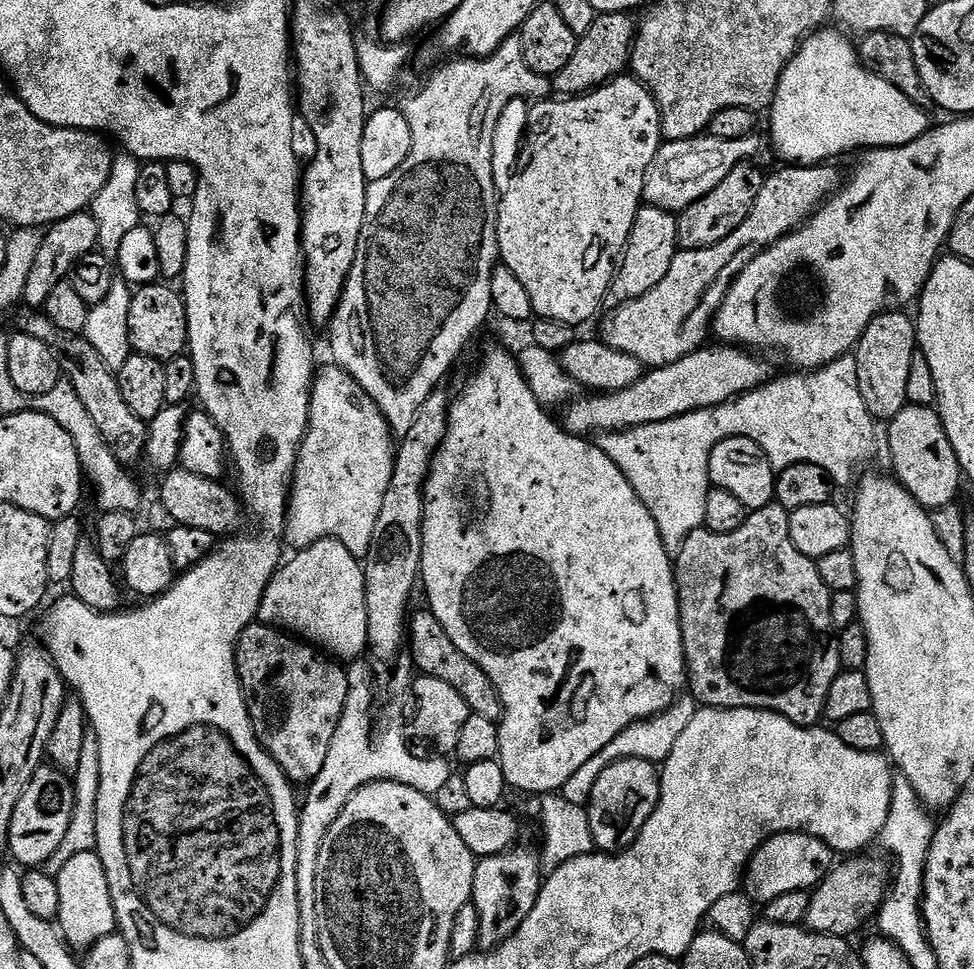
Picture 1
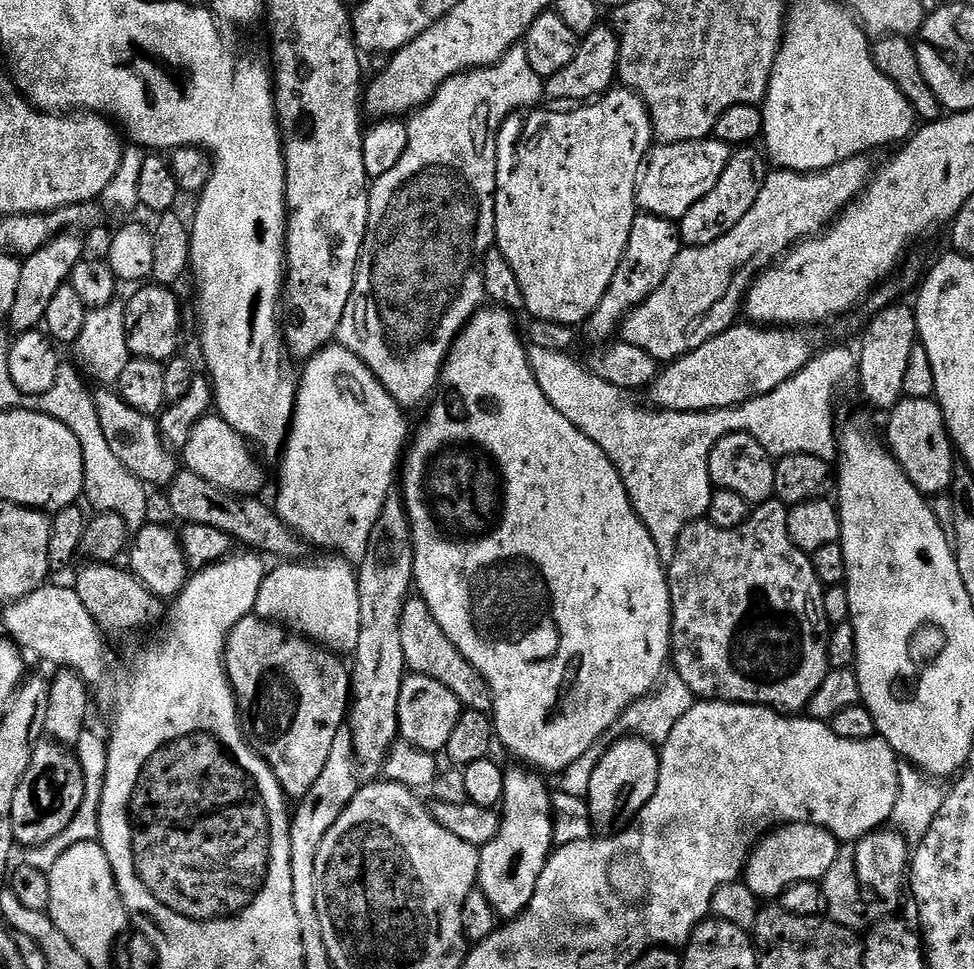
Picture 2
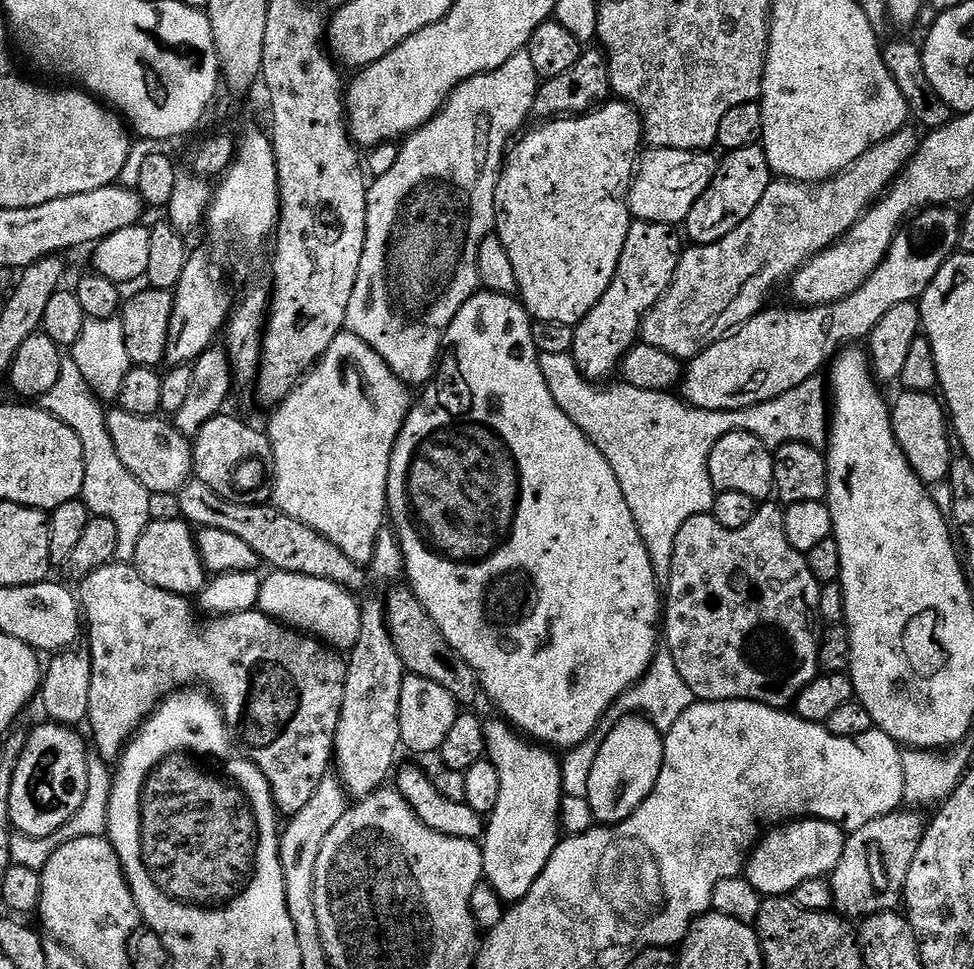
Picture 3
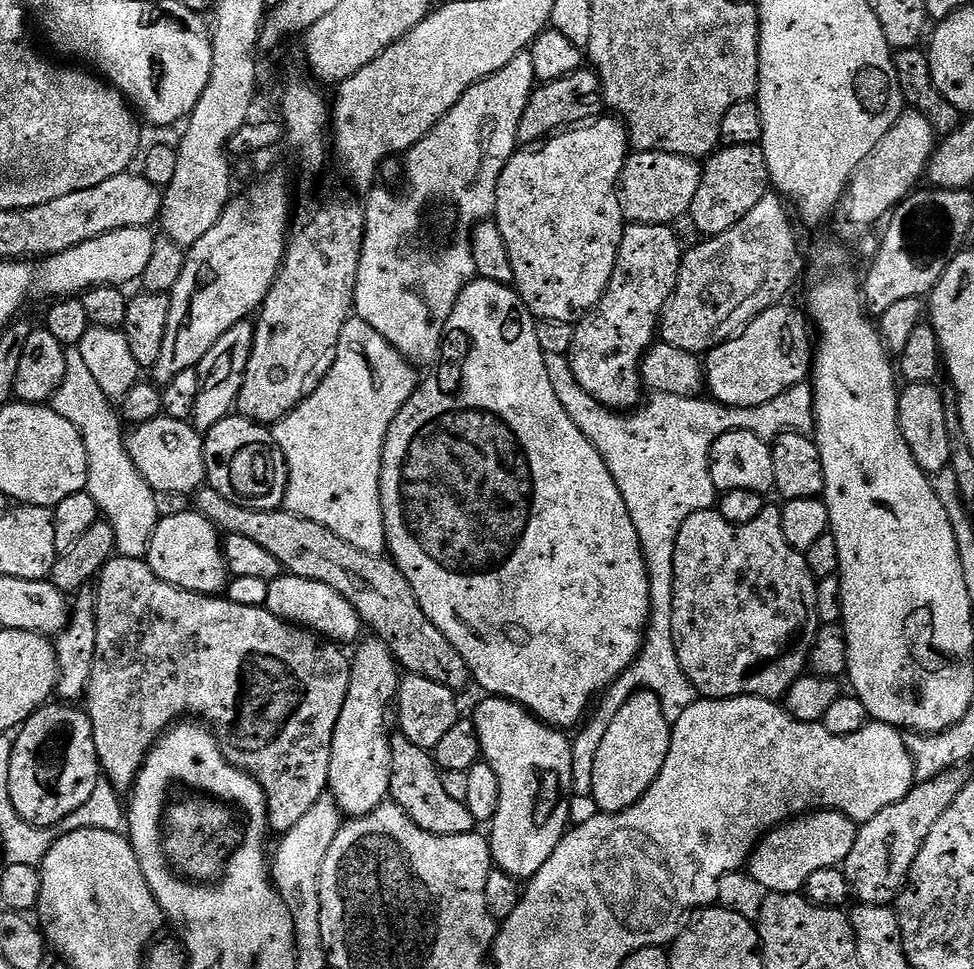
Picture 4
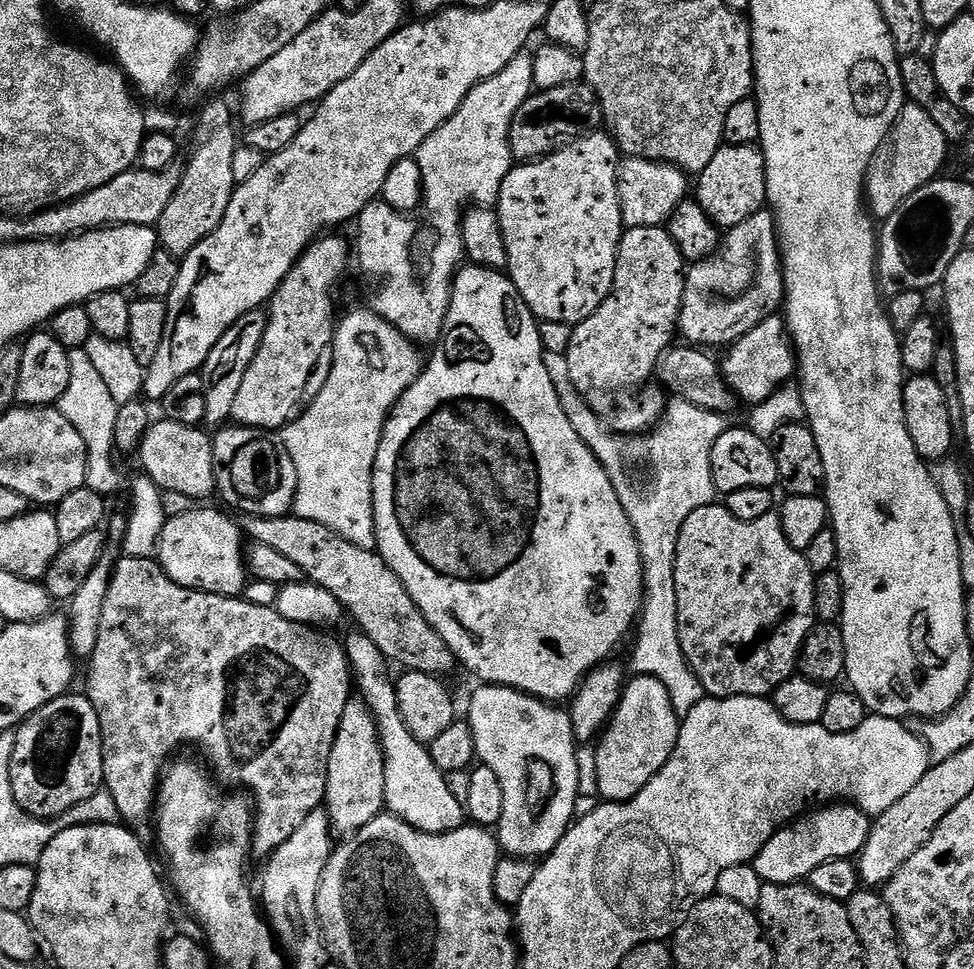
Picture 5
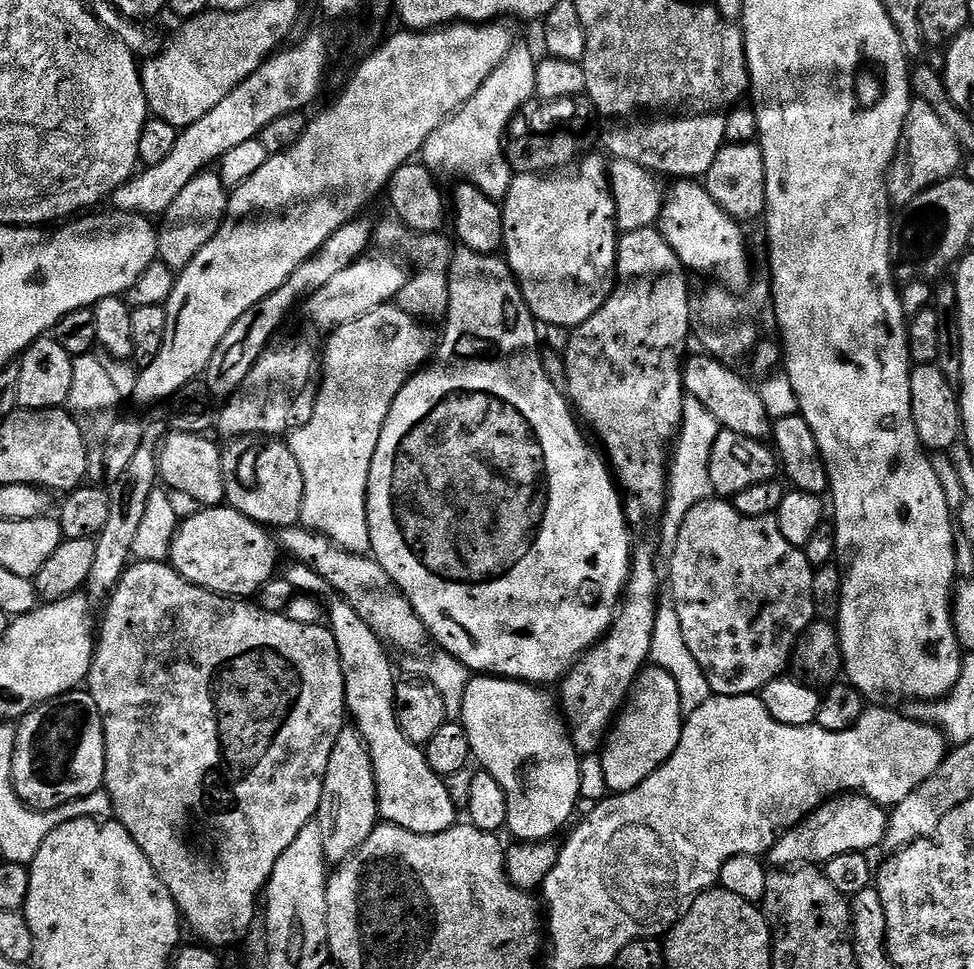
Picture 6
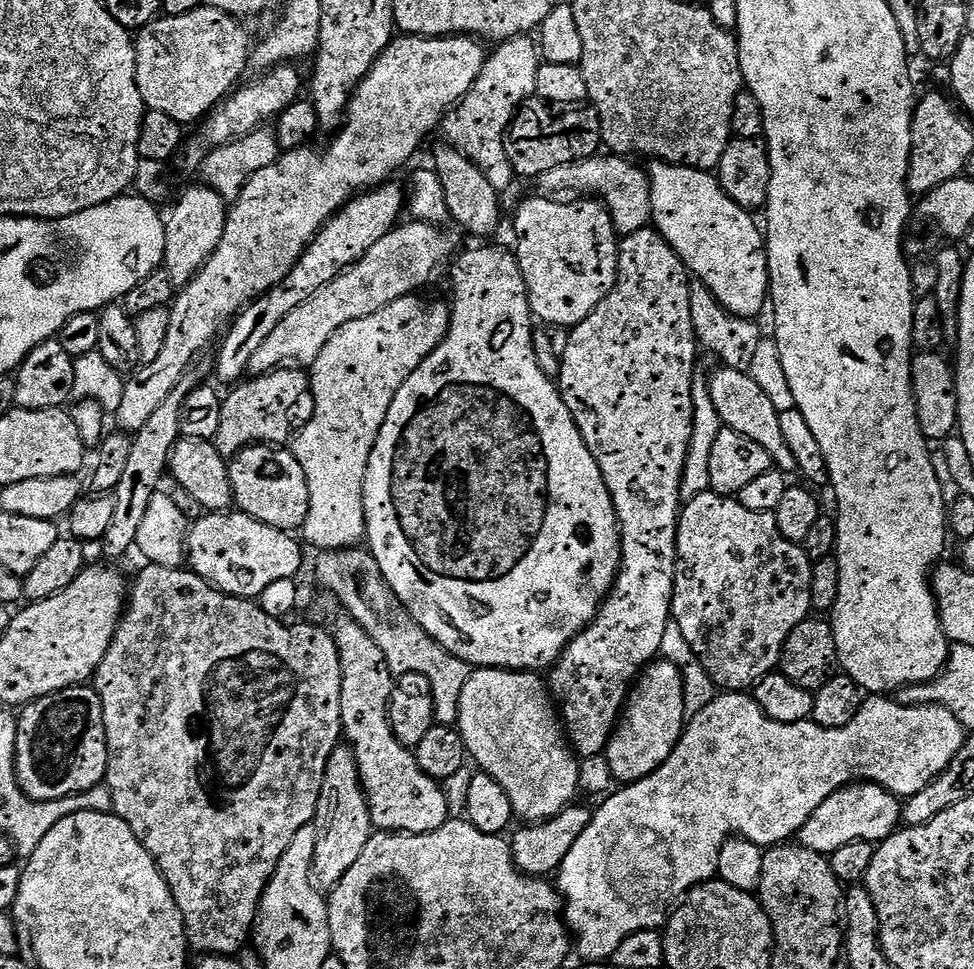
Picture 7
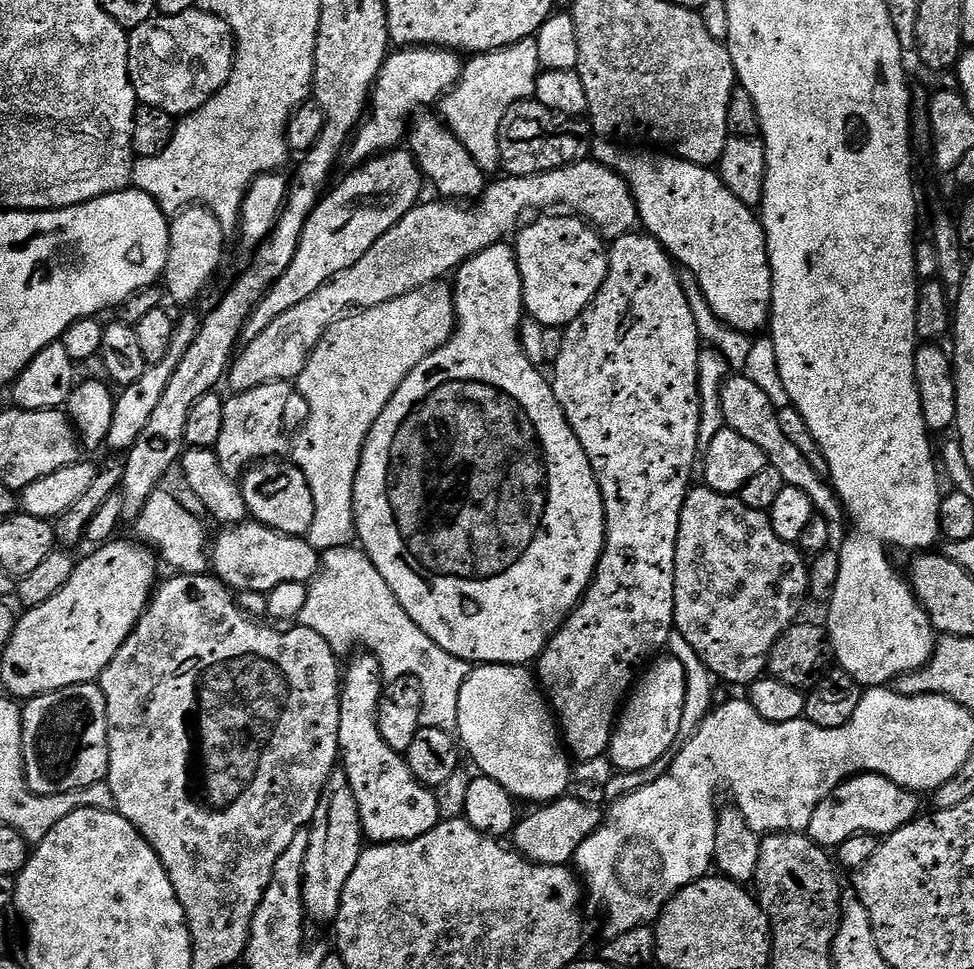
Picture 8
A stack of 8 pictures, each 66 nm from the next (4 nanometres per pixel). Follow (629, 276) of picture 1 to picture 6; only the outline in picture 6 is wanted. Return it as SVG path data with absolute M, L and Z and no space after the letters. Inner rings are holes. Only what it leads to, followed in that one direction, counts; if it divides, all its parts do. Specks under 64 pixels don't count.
M655 227L623 233L616 245L616 287L605 304L569 335L568 348L562 354L568 383L567 399L579 419L596 431L599 447L602 452L604 447L603 455L626 497L626 515L633 525L643 520L655 521L664 514L670 441L684 422L683 367L689 351L688 331L692 328L688 279L684 263Z

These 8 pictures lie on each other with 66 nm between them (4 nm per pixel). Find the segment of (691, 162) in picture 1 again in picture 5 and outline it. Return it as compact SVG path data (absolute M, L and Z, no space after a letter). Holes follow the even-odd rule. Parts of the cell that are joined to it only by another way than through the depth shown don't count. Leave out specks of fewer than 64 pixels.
M621 159L616 177L625 229L659 228L667 225L675 214L676 207L685 203L687 196L684 195L687 192L689 195L690 192L690 180L685 173L672 164L659 164L653 160Z

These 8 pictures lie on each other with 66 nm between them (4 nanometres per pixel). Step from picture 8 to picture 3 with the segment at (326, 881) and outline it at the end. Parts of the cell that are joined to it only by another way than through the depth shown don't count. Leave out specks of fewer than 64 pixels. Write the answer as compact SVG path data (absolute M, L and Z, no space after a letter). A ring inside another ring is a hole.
M383 599L361 603L358 642L350 649L346 663L346 694L336 731L334 760L338 768L340 764L338 775L344 791L349 797L363 798L389 783L396 751L402 748L398 702L406 669L388 629L388 610Z

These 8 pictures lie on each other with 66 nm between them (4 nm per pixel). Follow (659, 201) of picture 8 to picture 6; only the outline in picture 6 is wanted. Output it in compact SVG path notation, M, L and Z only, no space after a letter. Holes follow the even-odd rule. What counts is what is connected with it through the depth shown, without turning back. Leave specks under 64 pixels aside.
M677 179L673 188L667 189L664 198L664 209L660 212L658 231L670 242L674 254L684 263L689 273L701 272L704 276L713 276L719 287L728 289L733 294L744 294L751 289L754 283L752 264L748 261L748 244L744 241L744 232L741 221L733 216L708 193L703 183L696 180Z

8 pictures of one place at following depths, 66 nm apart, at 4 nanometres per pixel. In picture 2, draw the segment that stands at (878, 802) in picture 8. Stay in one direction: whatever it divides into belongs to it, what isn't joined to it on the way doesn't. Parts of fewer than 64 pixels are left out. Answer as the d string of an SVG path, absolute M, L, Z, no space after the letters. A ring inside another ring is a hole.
M786 824L773 828L748 856L742 883L756 897L779 898L785 890L798 882L823 881L830 866L834 866L834 858L838 858L841 847L841 841L834 834L813 824Z

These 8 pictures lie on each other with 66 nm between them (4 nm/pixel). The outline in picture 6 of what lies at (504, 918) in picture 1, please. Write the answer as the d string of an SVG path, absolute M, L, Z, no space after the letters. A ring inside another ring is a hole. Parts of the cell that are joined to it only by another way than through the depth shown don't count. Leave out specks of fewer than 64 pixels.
M487 674L477 675L475 678L469 679L466 686L466 694L464 701L458 713L459 719L466 734L469 736L469 746L471 755L474 757L475 763L480 763L479 767L483 771L488 772L494 778L494 782L498 782L498 786L502 786L502 790L506 794L506 810L508 811L507 831L512 831L511 839L516 842L525 844L533 844L536 840L552 840L555 837L555 832L563 833L565 831L564 823L571 816L577 815L576 803L581 799L579 792L579 776L580 776L580 761L582 759L576 747L572 744L572 733L560 711L560 705L554 699L553 693L545 690L543 687L526 684L522 680L506 680L503 676L489 676Z

